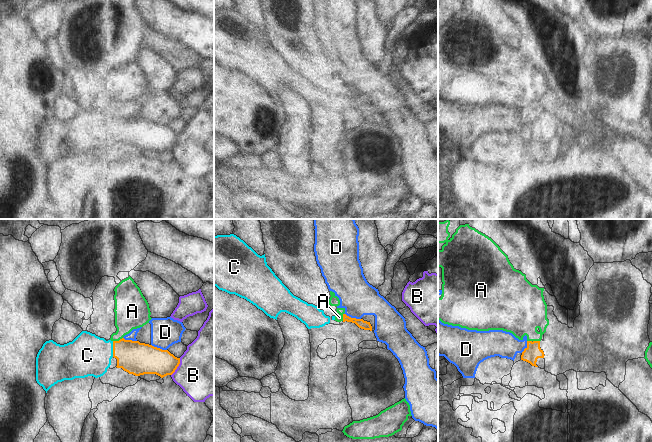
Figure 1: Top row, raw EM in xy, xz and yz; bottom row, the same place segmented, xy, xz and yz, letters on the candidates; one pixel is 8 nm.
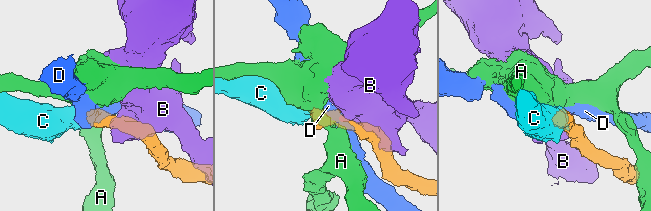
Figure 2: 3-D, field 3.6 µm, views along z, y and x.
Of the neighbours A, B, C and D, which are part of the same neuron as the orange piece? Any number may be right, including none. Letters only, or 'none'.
C

